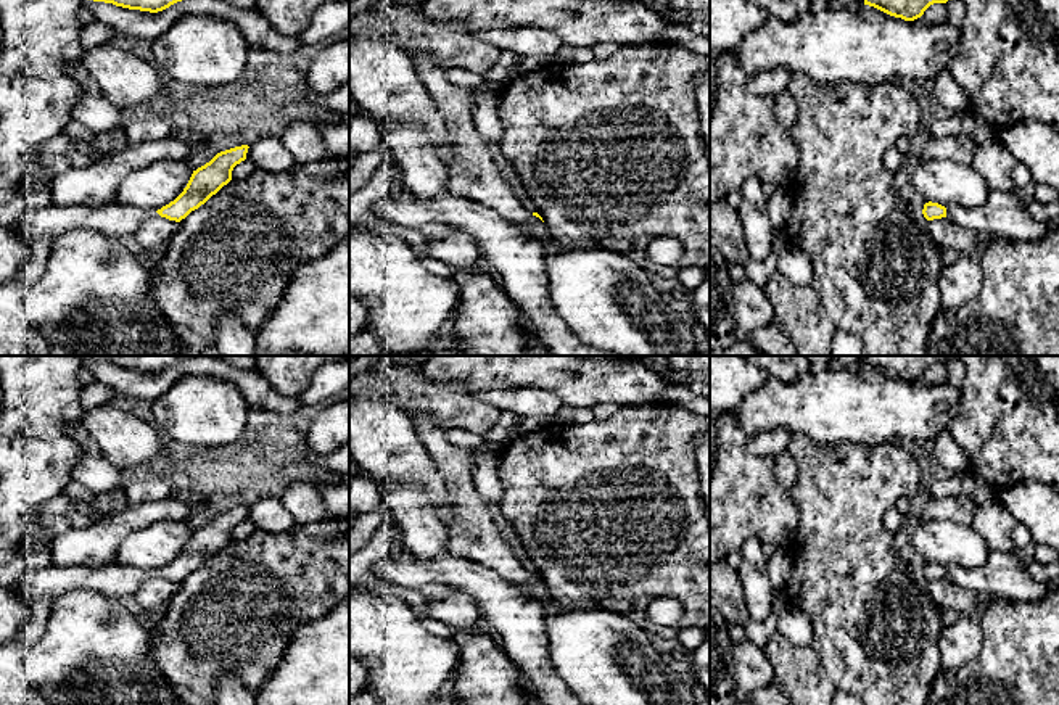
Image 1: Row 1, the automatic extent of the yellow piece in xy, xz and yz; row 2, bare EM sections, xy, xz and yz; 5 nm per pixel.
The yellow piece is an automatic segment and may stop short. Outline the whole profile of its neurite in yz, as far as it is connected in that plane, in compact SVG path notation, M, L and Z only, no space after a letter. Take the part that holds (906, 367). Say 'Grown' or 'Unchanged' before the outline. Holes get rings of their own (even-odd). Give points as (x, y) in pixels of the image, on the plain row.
Unchanged. M863 356L864 365L890 377L914 381L933 364L946 364L959 356Z

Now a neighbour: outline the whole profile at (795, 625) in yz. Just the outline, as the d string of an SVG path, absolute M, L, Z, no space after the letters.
M789 605L777 612L777 631L793 644L811 647L813 626L810 616L800 608Z

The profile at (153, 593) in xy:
M153 571L140 583L132 597L143 612L151 612L155 608L163 608L177 589L179 583L161 578L156 571Z

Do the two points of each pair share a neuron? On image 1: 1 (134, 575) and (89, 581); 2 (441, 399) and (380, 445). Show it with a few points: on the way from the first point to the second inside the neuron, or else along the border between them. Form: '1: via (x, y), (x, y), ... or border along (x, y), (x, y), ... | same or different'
1: via (123, 580), (100, 580) | same
2: border along (374, 398), (395, 403), (409, 414) | different

